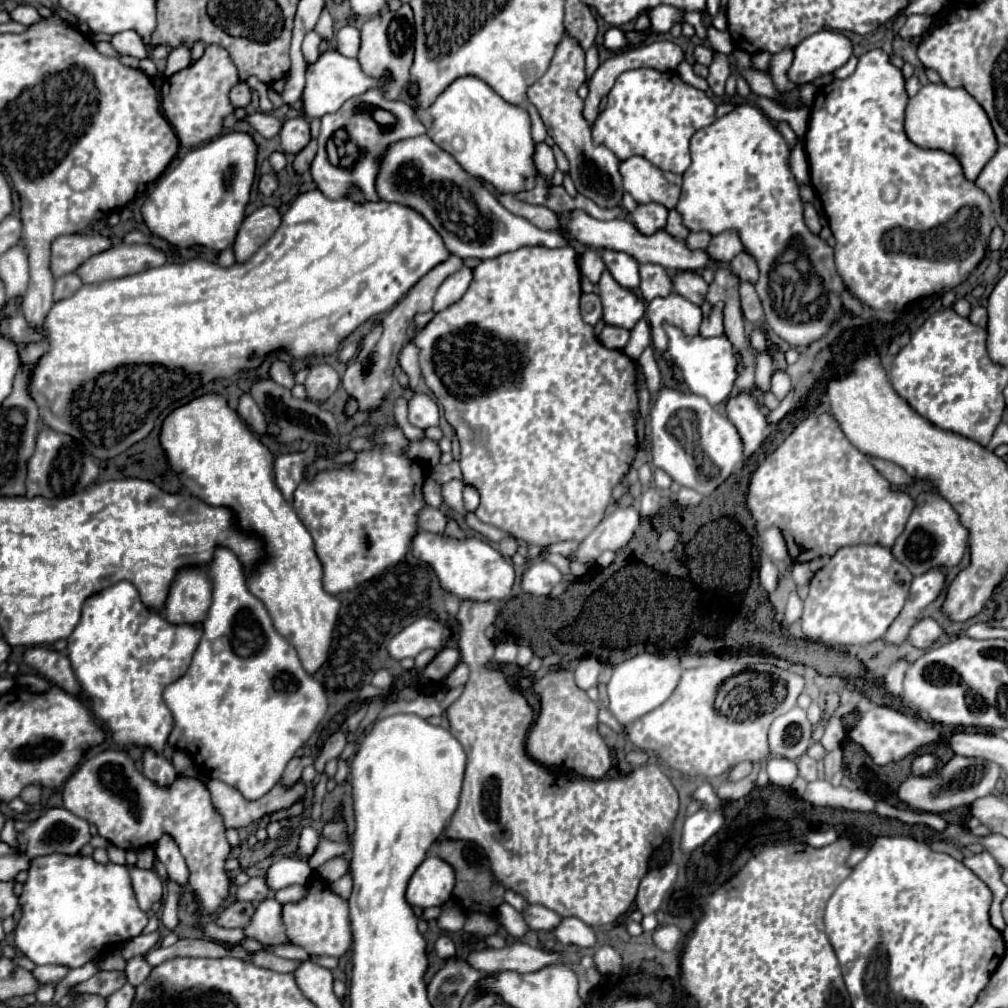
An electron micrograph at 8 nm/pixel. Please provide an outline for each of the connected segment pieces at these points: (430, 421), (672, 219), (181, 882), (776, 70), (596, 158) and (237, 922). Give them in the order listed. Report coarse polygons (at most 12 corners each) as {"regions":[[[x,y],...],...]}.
{"regions":[[[425,393],[409,399],[409,423],[431,427],[439,423],[439,409]],[[669,211],[665,231],[679,241],[689,235],[677,211]],[[171,837],[155,845],[155,855],[167,867],[169,881],[183,893],[187,865]],[[793,49],[773,55],[771,79],[779,91],[793,91],[787,79]],[[565,35],[529,87],[567,155],[579,195],[603,209],[625,193],[619,159],[595,145],[577,89],[585,53]],[[237,901],[217,915],[217,925],[245,929],[255,913],[253,903]]]}

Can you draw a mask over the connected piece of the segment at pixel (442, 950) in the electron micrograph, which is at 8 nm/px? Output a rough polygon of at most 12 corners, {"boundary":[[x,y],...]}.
{"boundary":[[439,935],[435,951],[449,959],[455,955],[455,945],[447,935]]}

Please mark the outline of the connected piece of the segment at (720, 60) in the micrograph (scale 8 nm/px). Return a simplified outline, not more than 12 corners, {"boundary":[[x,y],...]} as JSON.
{"boundary":[[715,53],[709,65],[709,87],[725,95],[725,81],[731,73],[727,55]]}

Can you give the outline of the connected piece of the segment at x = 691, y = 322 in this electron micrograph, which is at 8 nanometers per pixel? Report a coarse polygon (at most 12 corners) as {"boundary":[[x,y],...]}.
{"boundary":[[671,293],[647,303],[645,313],[653,345],[667,349],[669,323],[695,337],[701,325],[701,307]]}

